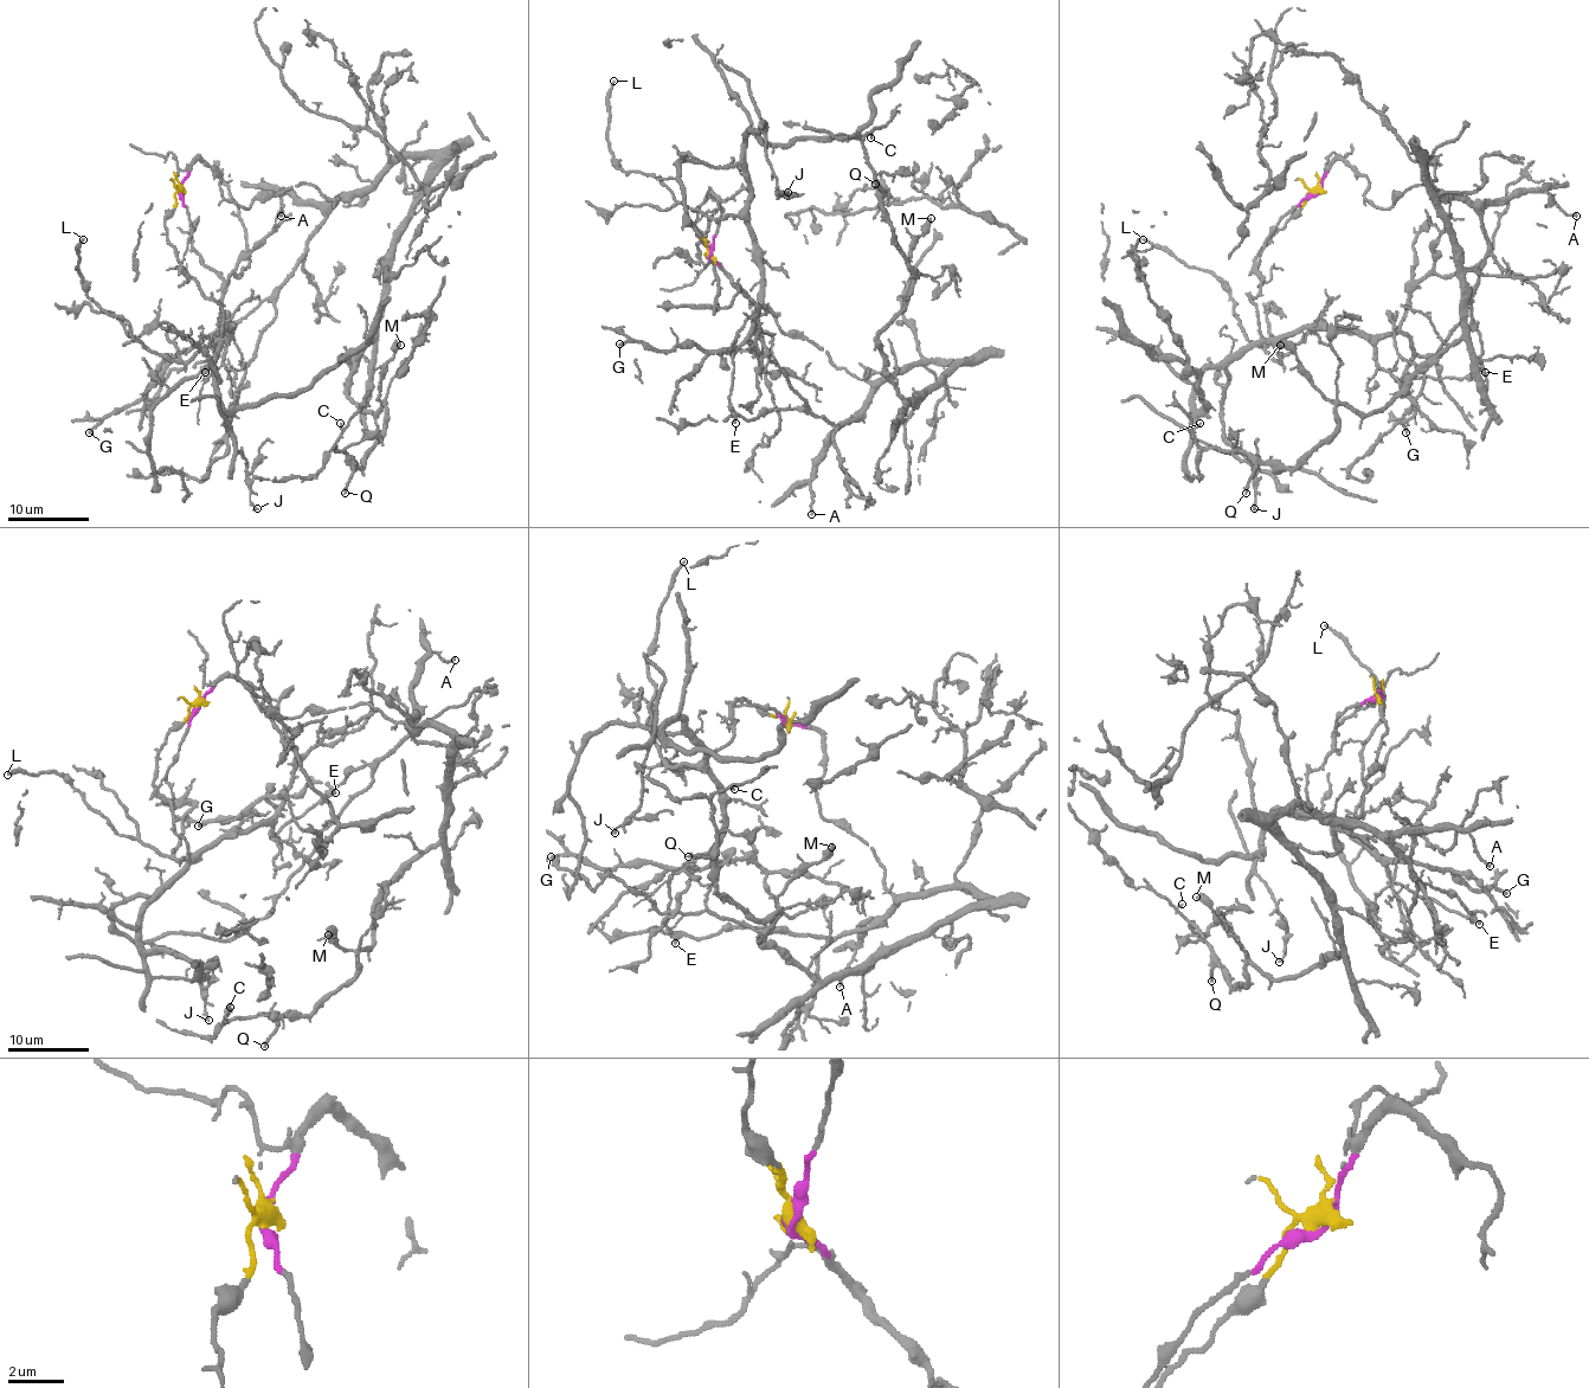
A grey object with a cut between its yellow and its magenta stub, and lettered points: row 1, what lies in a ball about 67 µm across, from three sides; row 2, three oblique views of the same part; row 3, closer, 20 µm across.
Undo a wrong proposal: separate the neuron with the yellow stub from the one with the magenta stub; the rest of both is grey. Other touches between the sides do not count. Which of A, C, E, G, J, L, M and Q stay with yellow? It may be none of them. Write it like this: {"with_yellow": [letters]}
{"with_yellow": ["E", "G", "J", "L"]}

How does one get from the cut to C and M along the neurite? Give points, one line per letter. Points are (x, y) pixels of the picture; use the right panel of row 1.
C: (1318, 192), (1345, 160), (1382, 209), (1442, 199), (1425, 159), (1462, 334), (1291, 469), (1201, 423)
M: (1318, 192), (1345, 160), (1382, 209), (1419, 185), (1442, 199), (1425, 159), (1462, 329), (1368, 415), (1279, 344)

